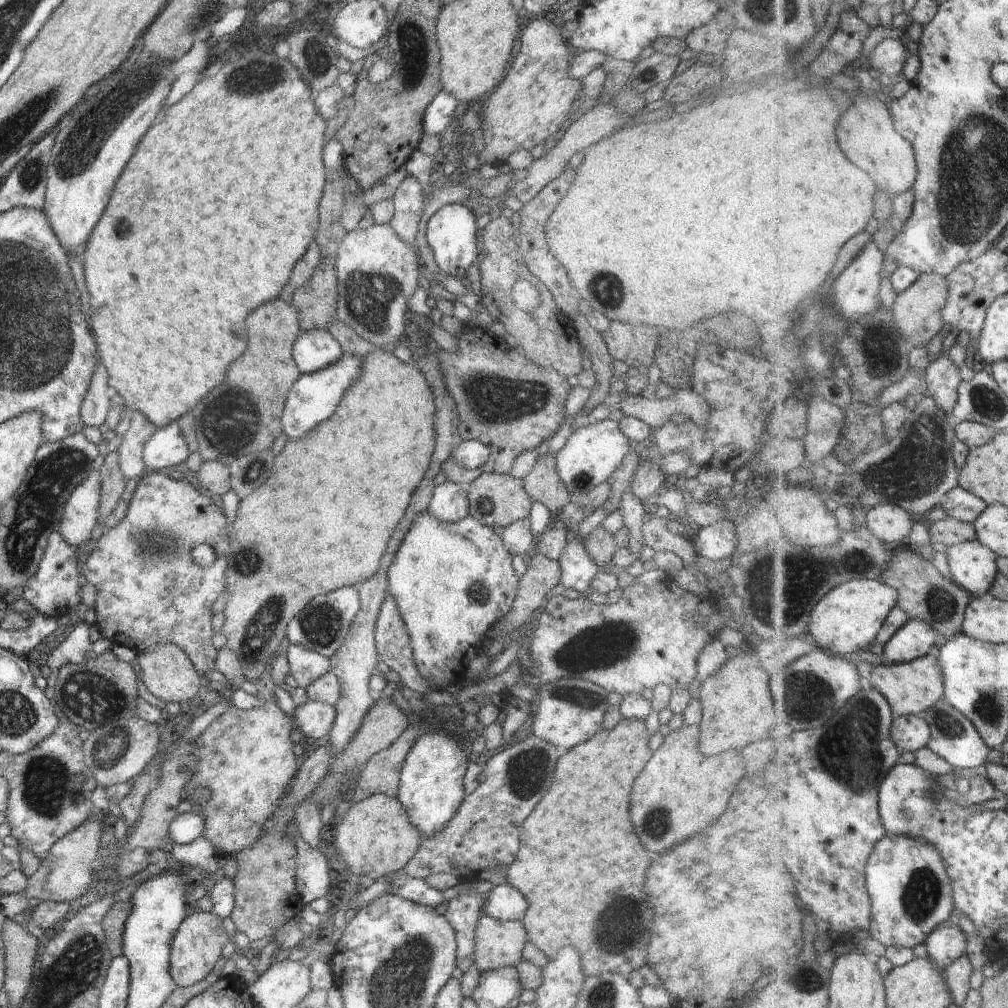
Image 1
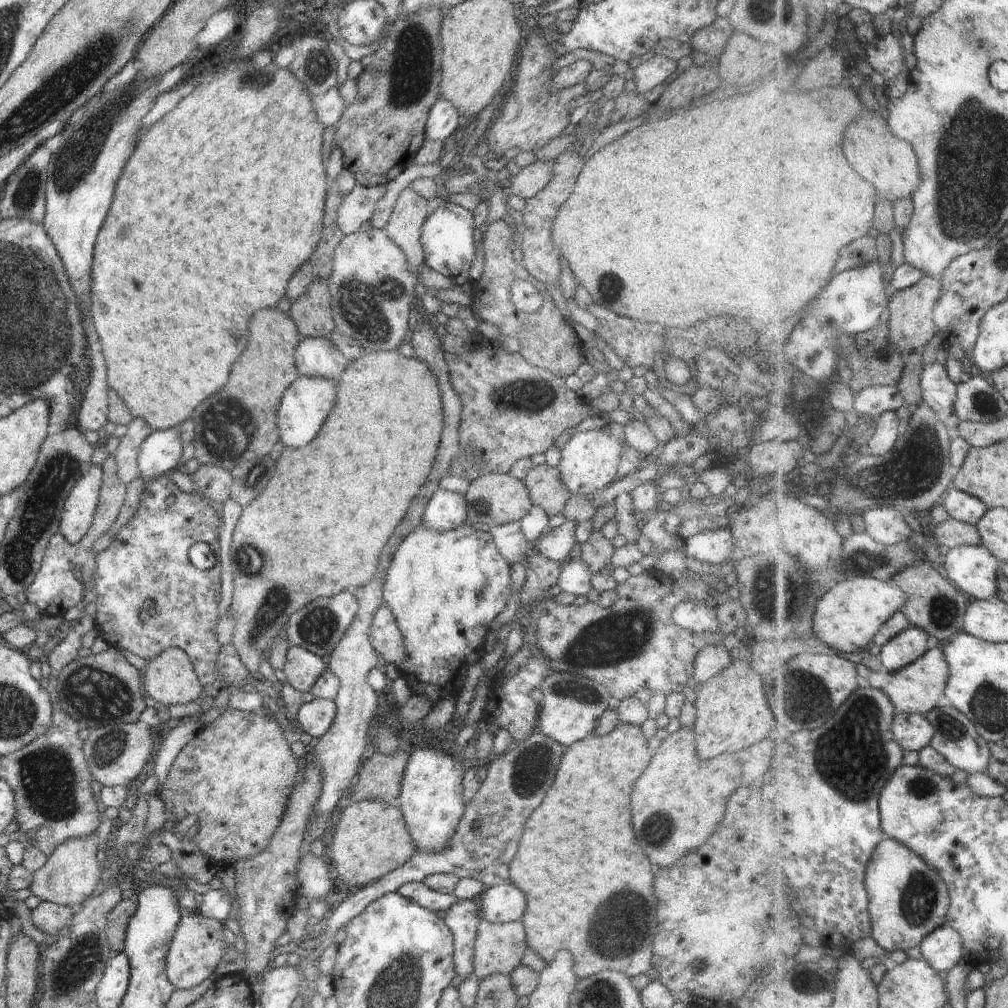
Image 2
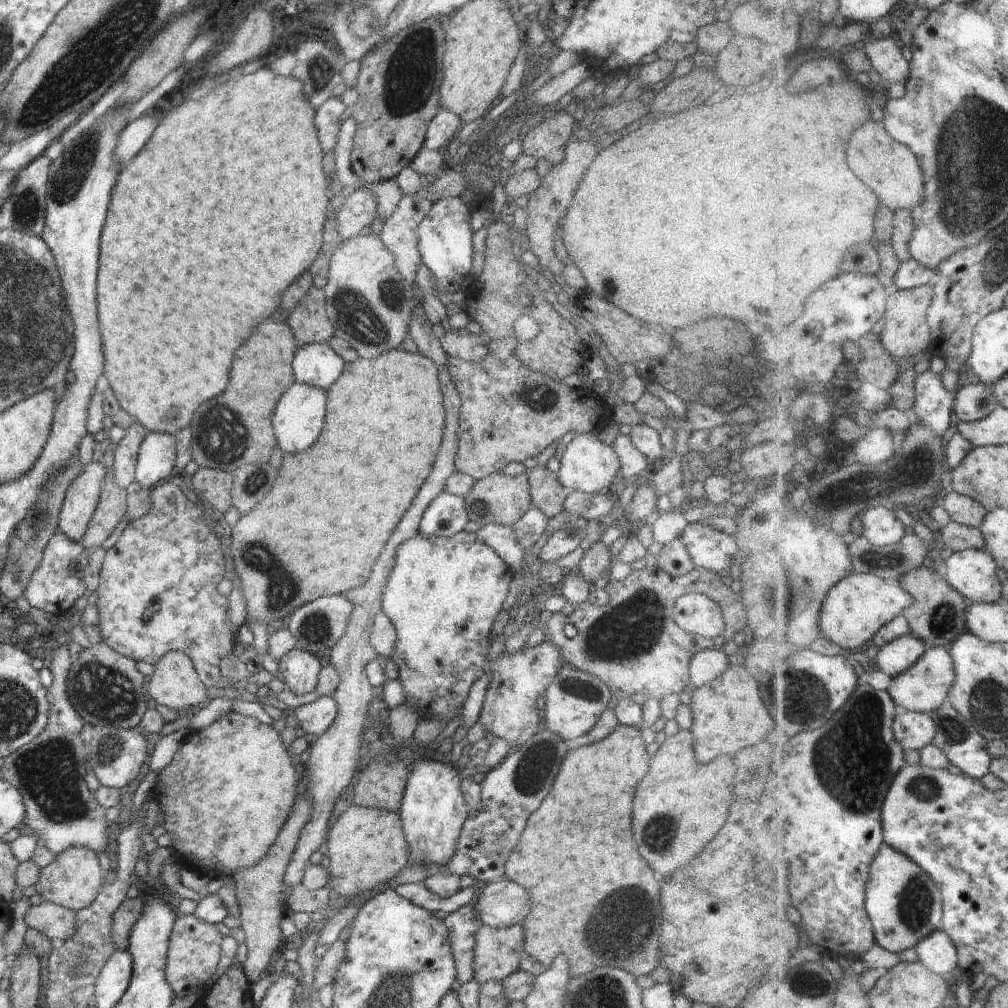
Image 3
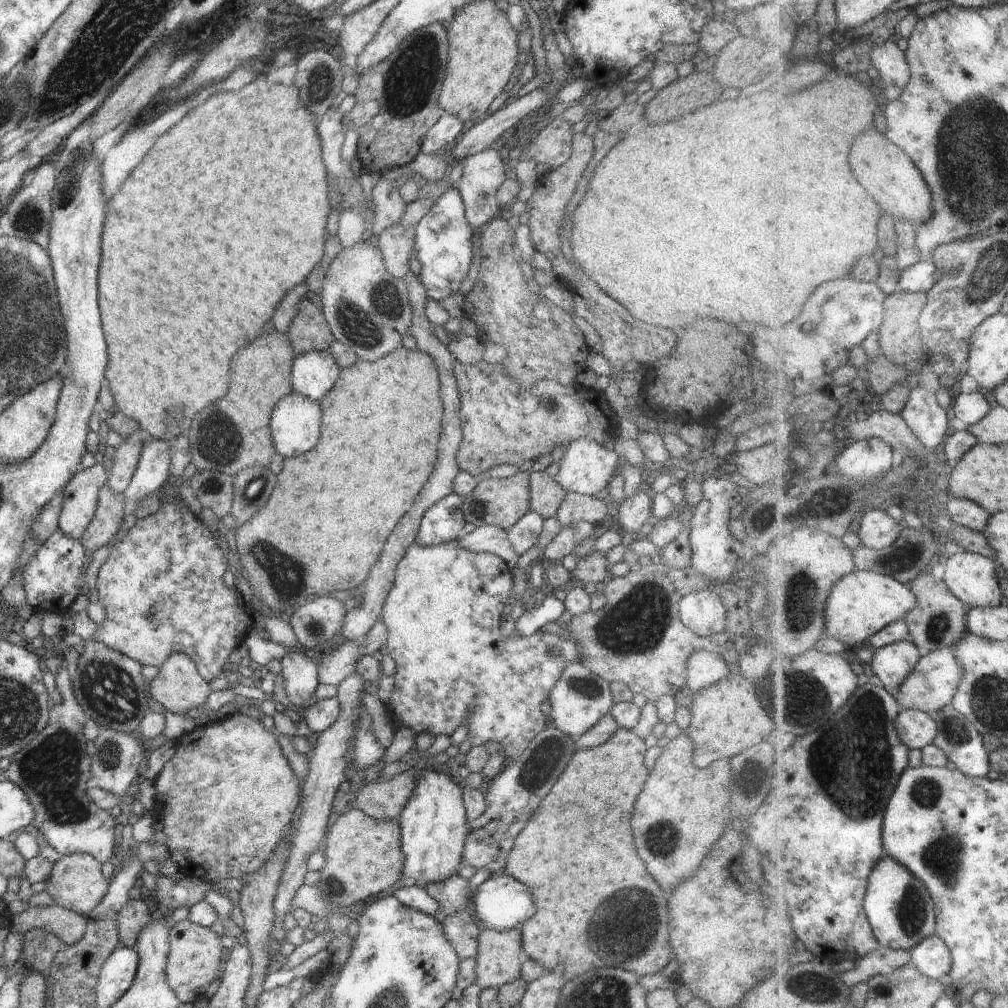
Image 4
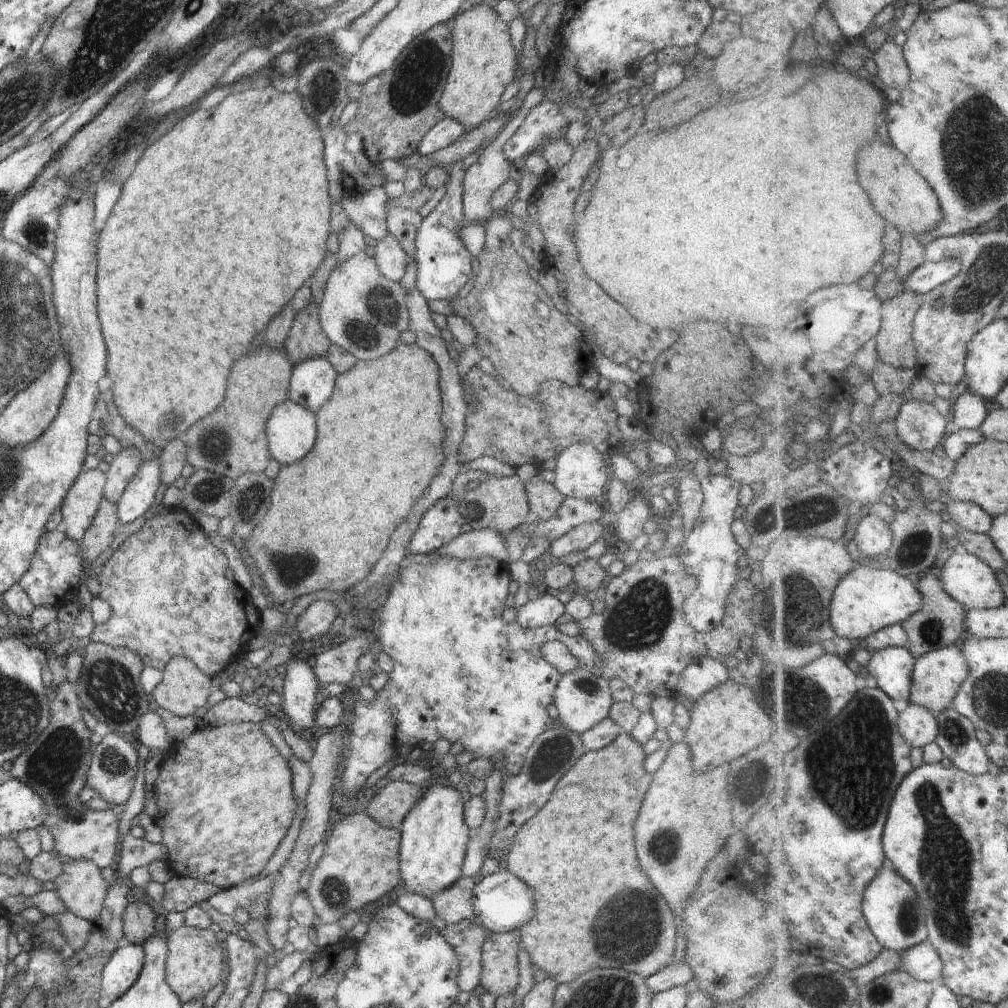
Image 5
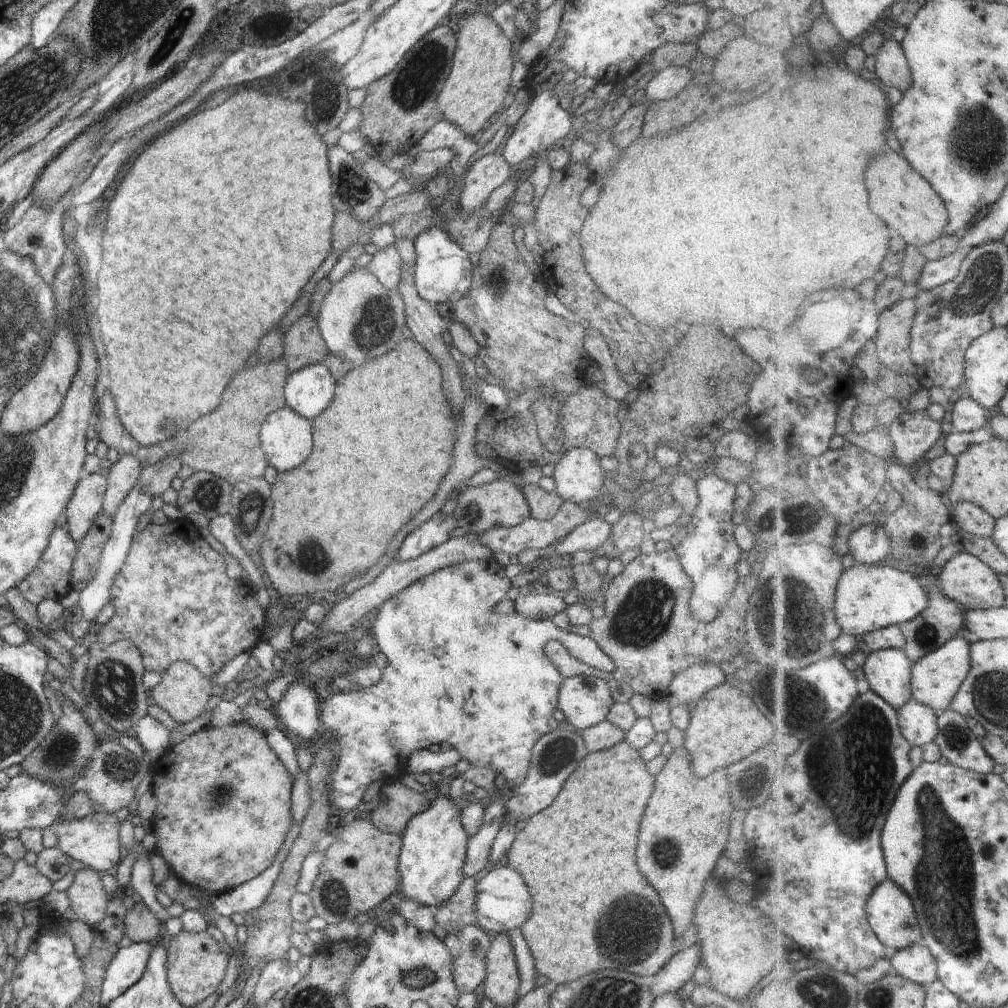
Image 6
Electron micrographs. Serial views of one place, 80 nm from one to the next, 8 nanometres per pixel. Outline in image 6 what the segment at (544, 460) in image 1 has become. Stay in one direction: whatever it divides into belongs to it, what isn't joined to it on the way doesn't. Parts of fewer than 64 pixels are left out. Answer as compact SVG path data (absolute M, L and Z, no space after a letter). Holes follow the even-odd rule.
M539 485L522 488L522 494L531 517L542 522L552 520L563 506L563 500L556 493L545 492Z

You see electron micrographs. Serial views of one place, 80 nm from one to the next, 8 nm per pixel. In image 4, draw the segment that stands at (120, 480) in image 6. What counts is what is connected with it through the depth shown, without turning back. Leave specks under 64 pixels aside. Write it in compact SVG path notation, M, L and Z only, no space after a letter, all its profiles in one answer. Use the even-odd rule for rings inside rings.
M134 432L116 450L112 459L113 467L107 481L108 488L114 494L123 494L130 485L137 470L138 460L140 460L141 448L138 432Z

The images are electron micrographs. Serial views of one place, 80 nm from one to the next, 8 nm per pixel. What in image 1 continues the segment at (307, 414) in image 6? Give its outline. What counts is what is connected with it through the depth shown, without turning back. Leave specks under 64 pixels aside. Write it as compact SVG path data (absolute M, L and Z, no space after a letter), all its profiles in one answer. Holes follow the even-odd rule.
M301 329L293 344L293 359L301 373L312 374L335 363L343 350L327 329Z

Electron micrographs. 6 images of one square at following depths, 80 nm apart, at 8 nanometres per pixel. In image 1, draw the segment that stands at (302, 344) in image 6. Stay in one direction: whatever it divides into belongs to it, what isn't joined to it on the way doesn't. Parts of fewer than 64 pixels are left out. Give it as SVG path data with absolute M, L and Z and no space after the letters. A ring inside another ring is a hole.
M322 259L310 280L293 292L292 304L299 310L299 327L301 329L326 329L327 324L337 318L337 270L334 263Z

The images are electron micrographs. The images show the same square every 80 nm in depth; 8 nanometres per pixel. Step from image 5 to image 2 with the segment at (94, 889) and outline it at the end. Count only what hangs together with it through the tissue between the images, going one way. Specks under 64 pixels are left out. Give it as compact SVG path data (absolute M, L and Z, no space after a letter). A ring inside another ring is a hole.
M95 834L71 838L56 845L47 856L46 863L33 872L33 879L29 886L31 894L38 896L42 901L68 905L77 909L94 892L96 884L101 880L100 873L103 865L96 859L99 846L100 843Z

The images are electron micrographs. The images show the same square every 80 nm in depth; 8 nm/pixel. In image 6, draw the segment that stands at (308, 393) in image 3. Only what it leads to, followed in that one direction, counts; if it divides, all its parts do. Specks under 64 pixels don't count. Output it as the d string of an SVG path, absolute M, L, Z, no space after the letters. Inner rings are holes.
M288 406L271 413L260 428L261 448L278 473L290 472L306 462L313 446L310 421Z

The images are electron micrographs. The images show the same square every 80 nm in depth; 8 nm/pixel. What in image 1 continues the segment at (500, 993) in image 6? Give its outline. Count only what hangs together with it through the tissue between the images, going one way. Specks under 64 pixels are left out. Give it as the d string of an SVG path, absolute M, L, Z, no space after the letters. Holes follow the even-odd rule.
M482 914L475 928L475 963L482 971L516 966L529 940L521 921L503 921Z

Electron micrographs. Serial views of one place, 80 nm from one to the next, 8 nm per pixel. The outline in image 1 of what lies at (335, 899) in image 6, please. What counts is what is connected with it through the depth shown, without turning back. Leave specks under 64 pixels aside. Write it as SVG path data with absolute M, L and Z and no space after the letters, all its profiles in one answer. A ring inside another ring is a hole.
M384 793L352 803L342 821L330 828L329 833L337 848L338 858L346 862L351 885L360 878L360 874L377 881L393 872L402 871L416 854L421 836L399 799Z

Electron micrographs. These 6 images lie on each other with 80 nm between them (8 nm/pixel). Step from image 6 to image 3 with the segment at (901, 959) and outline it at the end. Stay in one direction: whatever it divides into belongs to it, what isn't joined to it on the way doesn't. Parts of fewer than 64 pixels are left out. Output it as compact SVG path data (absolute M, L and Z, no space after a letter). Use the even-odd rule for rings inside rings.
M948 931L931 934L916 949L920 961L936 974L949 978L960 968L959 946Z

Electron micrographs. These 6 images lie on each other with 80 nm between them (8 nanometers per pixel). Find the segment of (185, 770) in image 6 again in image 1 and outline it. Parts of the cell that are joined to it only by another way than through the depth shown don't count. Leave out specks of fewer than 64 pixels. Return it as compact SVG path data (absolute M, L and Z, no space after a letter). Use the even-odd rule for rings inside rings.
M271 695L262 698L262 705L256 706L251 709L238 709L236 705L230 704L230 706L218 717L206 730L194 740L197 748L195 749L195 753L197 754L197 769L193 771L192 780L187 784L187 788L183 793L183 809L193 811L191 807L189 807L189 792L193 791L195 788L206 787L212 791L211 799L203 806L202 809L198 809L198 811L202 811L205 816L205 830L204 835L210 842L214 849L214 852L222 857L224 854L233 854L237 855L242 849L245 849L250 844L253 844L257 839L261 837L261 832L263 828L263 822L266 822L268 817L273 815L275 806L280 802L281 798L286 794L289 784L293 779L293 776L297 773L298 768L300 767L299 761L300 759L294 756L292 752L292 748L295 746L295 742L290 739L290 733L292 729L295 728L294 724L290 717L280 709L278 703L275 701L274 697Z

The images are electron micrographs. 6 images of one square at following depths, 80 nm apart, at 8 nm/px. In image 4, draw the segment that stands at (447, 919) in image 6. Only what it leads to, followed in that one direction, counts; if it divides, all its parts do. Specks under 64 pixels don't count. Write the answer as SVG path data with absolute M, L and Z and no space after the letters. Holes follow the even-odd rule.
M458 873L443 881L432 881L423 887L437 903L440 903L441 910L447 915L462 909L473 908L469 882Z

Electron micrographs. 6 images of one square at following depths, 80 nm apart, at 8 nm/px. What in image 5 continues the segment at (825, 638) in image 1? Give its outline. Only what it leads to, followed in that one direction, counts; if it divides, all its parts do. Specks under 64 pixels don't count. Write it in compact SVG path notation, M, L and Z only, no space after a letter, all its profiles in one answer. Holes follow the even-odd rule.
M860 563L836 590L832 610L834 630L838 636L858 643L884 628L908 621L908 618L923 610L924 604L924 596L917 580L879 568L872 563Z

